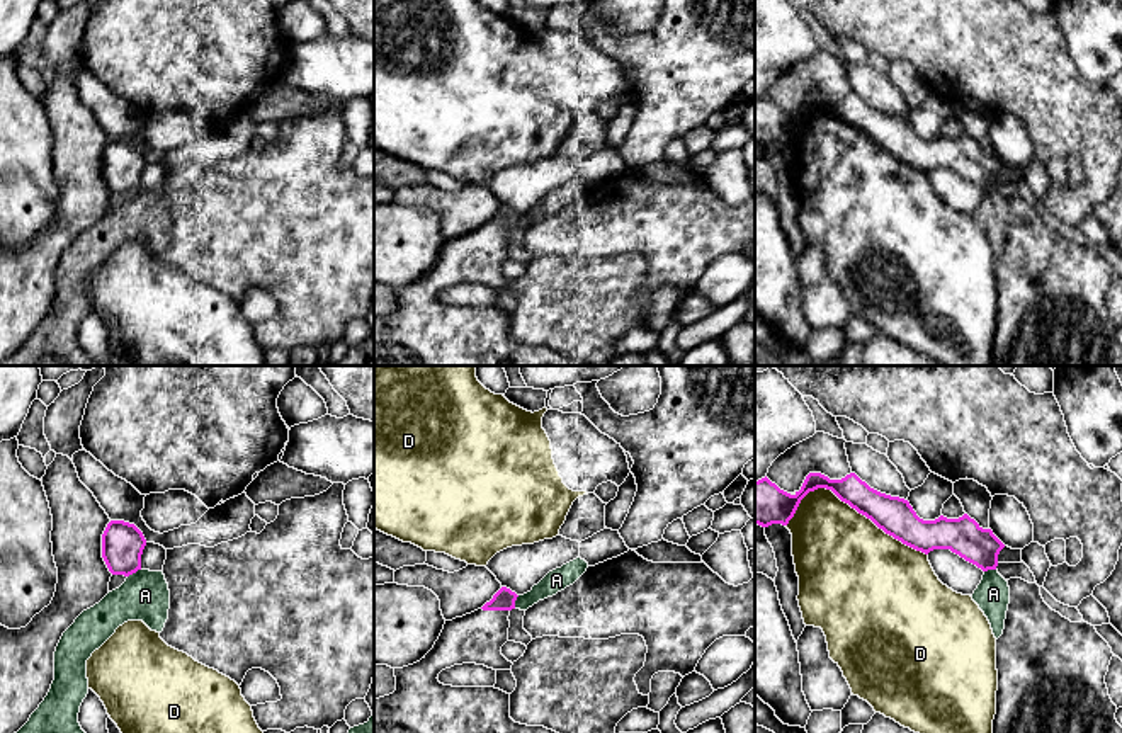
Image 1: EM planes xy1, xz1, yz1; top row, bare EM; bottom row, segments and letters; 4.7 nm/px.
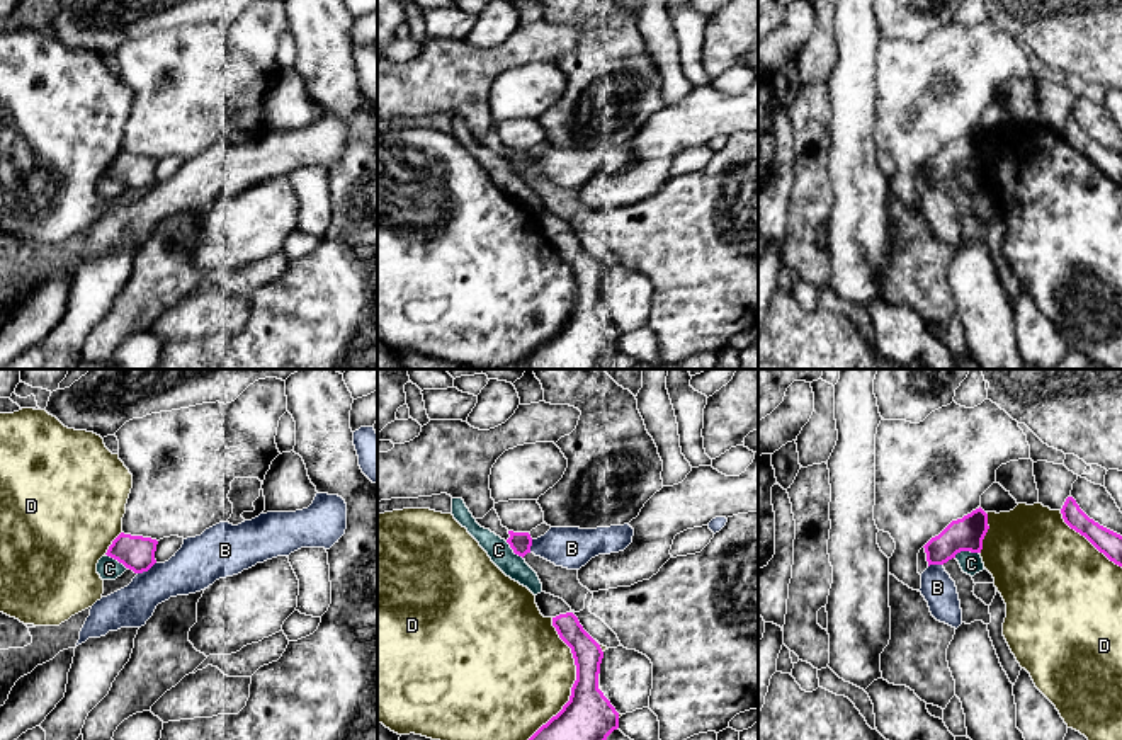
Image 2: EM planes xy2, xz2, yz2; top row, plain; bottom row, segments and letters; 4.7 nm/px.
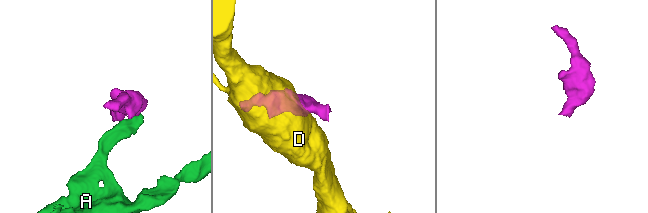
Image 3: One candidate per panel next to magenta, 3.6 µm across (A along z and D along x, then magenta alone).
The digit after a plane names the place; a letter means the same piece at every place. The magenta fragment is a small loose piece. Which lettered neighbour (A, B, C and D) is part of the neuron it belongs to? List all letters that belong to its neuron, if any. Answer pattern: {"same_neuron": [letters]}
{"same_neuron": []}

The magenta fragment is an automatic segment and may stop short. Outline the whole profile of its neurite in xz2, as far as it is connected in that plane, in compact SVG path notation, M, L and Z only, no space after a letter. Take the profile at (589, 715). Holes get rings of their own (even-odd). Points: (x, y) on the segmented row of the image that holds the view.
M573 612L552 618L552 626L571 648L576 680L570 701L529 740L607 740L619 728L619 713L598 689L604 652Z

